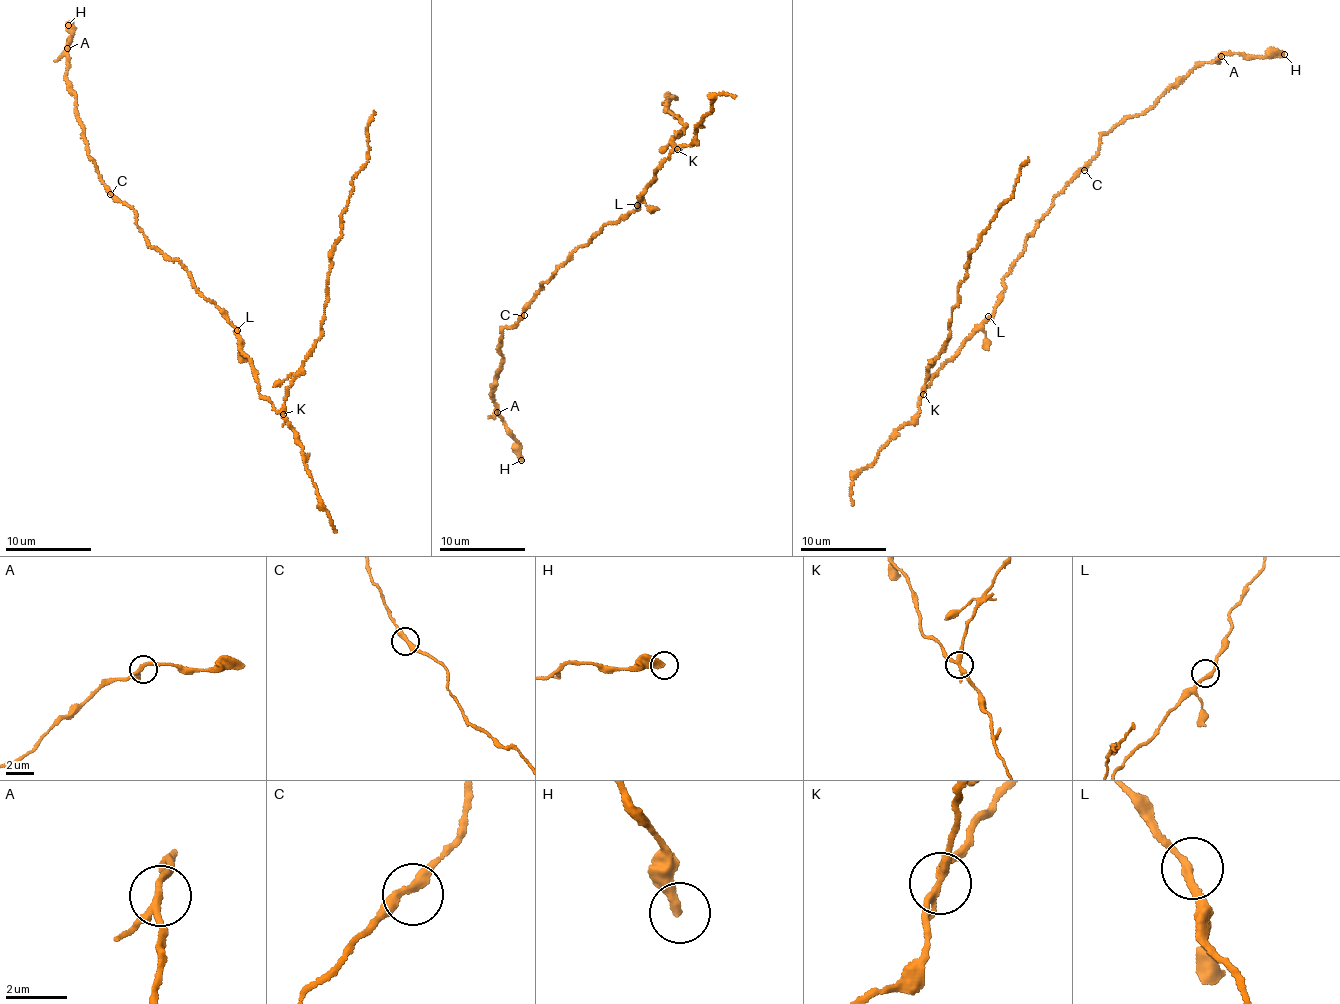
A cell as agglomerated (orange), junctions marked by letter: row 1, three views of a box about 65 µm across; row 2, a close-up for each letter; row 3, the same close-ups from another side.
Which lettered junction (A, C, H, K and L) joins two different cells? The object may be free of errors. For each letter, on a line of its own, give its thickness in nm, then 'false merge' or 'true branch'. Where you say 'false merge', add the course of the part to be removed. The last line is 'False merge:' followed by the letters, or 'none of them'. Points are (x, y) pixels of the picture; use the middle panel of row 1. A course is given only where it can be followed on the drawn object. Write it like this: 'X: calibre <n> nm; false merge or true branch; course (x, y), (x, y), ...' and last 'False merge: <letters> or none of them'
A: calibre 220 nm; true branch
C: calibre 320 nm; true branch
H: calibre 400 nm; true branch
K: calibre 240 nm; false merge; course (678, 149), (670, 139), (686, 127), (665, 108), (670, 104), (664, 102), (676, 98), (668, 94)
L: calibre 240 nm; true branch
False merge: K

